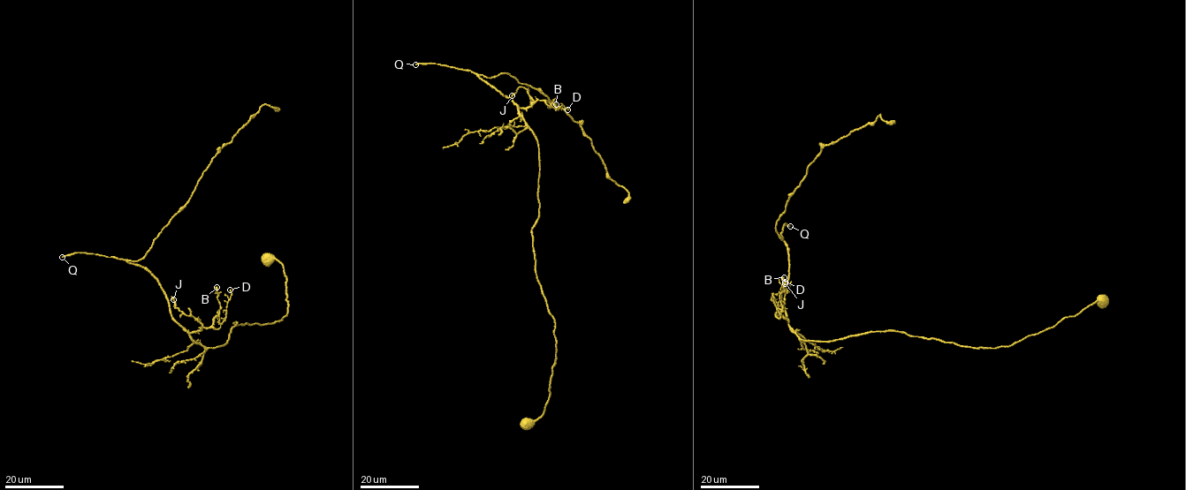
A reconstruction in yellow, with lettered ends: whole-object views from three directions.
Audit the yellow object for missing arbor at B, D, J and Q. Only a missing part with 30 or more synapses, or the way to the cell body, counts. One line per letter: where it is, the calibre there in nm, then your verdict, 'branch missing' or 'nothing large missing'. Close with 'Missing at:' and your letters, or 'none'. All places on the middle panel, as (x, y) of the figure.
B: place (556, 104); calibre 420 nm; nothing large missing
D: place (567, 109); calibre 130 nm; nothing large missing
J: place (512, 95); calibre 130 nm; nothing large missing
Q: place (415, 64); calibre 190 nm; branch missing
Missing at: Q

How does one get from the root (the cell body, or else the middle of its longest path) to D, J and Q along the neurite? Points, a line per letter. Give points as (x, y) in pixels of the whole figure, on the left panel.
D: (267, 260), (284, 268), (287, 314), (234, 322), (226, 343), (206, 348), (189, 335), (220, 327), (230, 290)
J: (267, 260), (284, 268), (287, 314), (234, 322), (222, 345), (192, 338), (202, 325), (173, 299)
Q: (267, 260), (284, 268), (287, 314), (234, 322), (226, 343), (206, 348), (143, 267), (62, 257)

